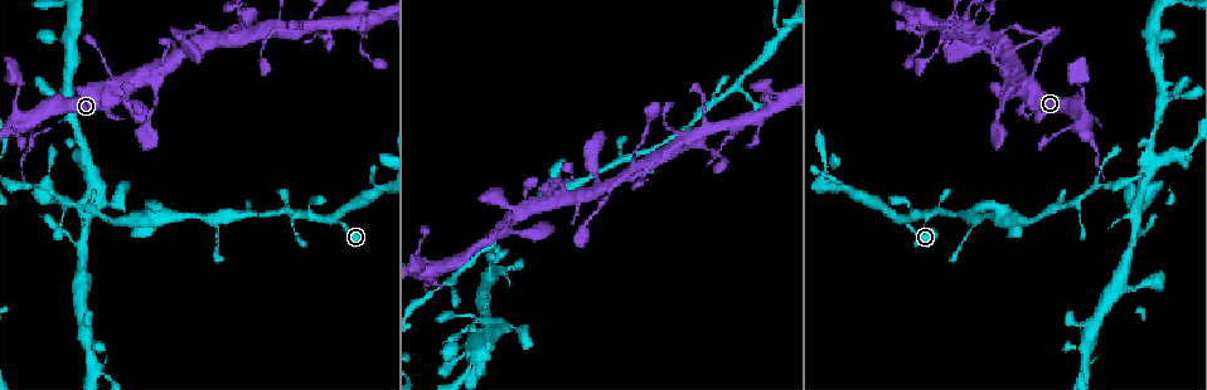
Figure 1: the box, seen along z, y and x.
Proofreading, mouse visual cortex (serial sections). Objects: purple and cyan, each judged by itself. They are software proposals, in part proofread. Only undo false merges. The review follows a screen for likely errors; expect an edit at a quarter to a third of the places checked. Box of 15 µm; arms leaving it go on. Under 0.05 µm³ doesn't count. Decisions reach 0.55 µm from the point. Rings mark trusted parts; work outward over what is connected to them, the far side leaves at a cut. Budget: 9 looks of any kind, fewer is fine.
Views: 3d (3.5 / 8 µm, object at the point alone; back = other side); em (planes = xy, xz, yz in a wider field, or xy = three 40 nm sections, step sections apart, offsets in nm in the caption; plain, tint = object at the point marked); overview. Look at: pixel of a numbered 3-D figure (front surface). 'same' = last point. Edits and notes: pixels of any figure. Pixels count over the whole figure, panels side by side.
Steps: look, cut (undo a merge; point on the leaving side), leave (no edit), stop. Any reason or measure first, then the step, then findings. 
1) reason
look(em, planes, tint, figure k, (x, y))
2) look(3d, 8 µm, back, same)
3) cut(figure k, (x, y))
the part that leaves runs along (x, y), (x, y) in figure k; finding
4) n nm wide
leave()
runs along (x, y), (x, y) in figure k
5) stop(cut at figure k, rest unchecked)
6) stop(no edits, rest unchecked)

branch point
look(3d, 8 µm, figure 1, (736, 89))

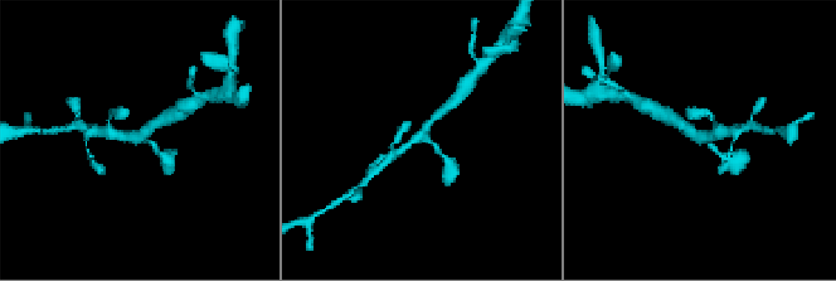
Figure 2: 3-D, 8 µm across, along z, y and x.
look(em, xy, step 1, tint, figure 2, (421, 138))

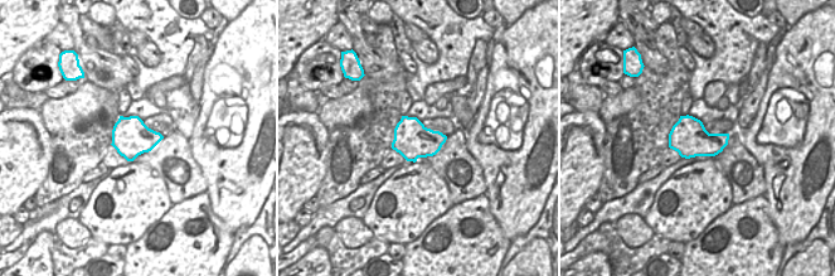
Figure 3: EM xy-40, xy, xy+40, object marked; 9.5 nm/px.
arms of 150, 200, 250 nm
leave()
runs along (164, 156), (145, 139), (110, 132) in figure 2; all the same cell

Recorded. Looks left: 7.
thin arm on a thick one
look(3d, 8 µm, back, figure 1, (278, 30))

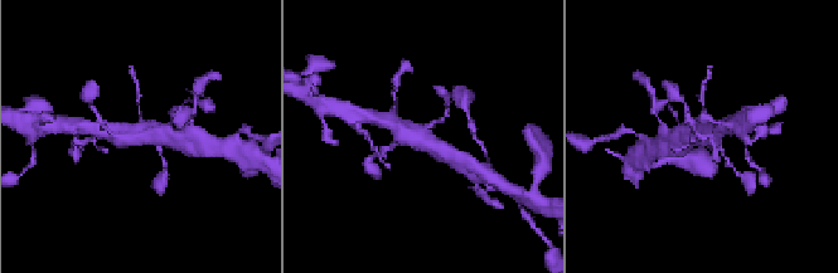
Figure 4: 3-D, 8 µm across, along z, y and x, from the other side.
look(3d, 3.5 µm, figure 4, (426, 129))

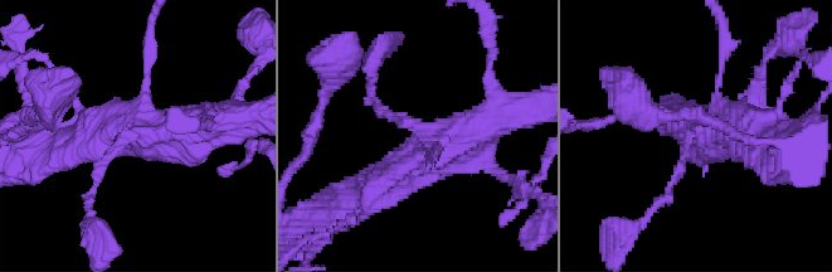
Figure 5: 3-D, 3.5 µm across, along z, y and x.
look(em, xy, step 2, tint, figure 5, (423, 128))

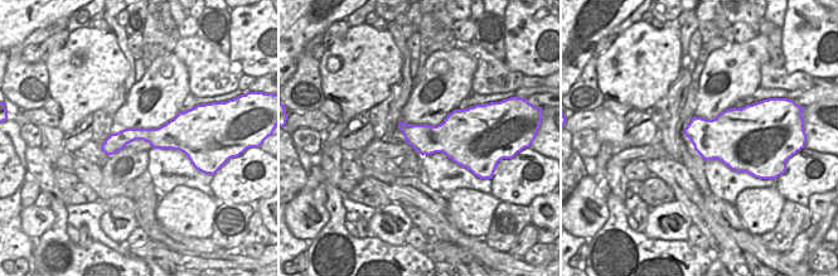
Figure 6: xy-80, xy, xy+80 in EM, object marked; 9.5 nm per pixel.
leave()
runs along (192, 135), (127, 135), (105, 148) in figure 6; one cell here

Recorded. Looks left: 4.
abrupt turn
look(3d, 3.5 µm, figure 1, (206, 29))

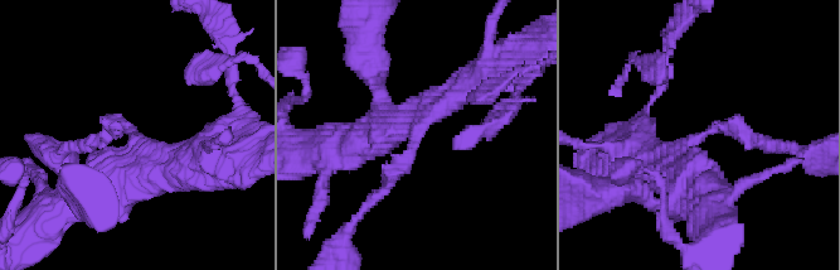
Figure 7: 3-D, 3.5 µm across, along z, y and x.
arms of 150, 450 nm
look(em, xy, step 3, tint, figure 7, (130, 128))

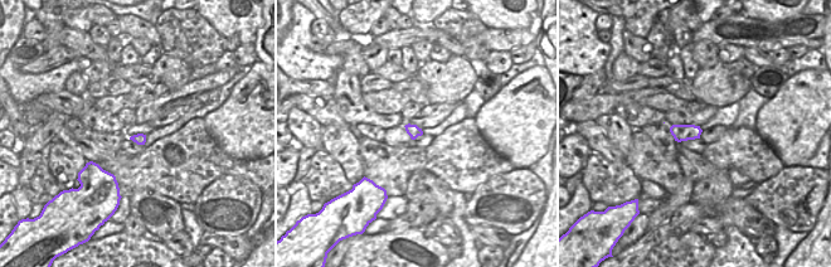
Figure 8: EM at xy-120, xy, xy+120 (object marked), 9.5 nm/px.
leave()
runs along (700, 188), (690, 145), (717, 125), (771, 145) in figure 7; one cell here

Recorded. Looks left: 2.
look(3d, 8 µm, figure 1, (996, 125))

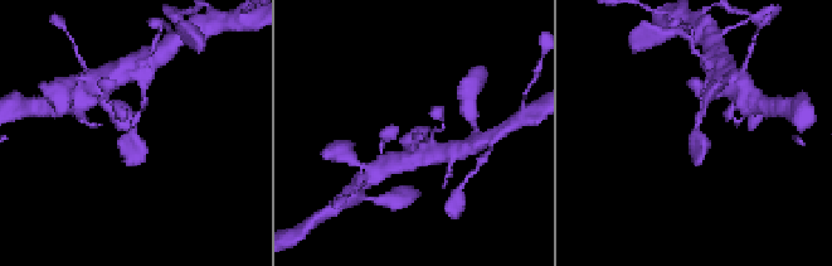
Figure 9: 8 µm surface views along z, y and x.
look(3d, 3.5 µm, figure 9, (699, 138))

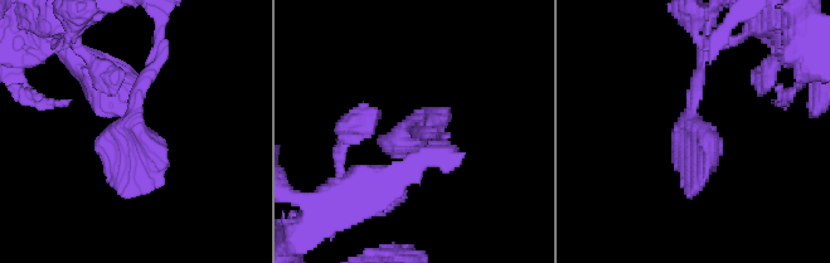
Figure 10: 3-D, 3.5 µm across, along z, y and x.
leave()
runs along (158, 54), (134, 101), (122, 196) in figure 10; all the same cell

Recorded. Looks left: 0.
stop(no edits, rest unchecked)

